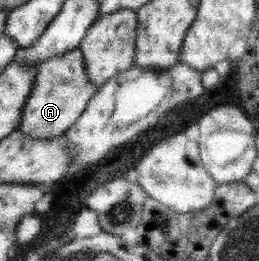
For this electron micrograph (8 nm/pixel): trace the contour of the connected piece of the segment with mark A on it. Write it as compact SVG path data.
M79 48L56 55L37 65L34 84L16 129L37 139L49 139L64 134L79 119L91 97L99 89L88 78L85 66L87 65Z

